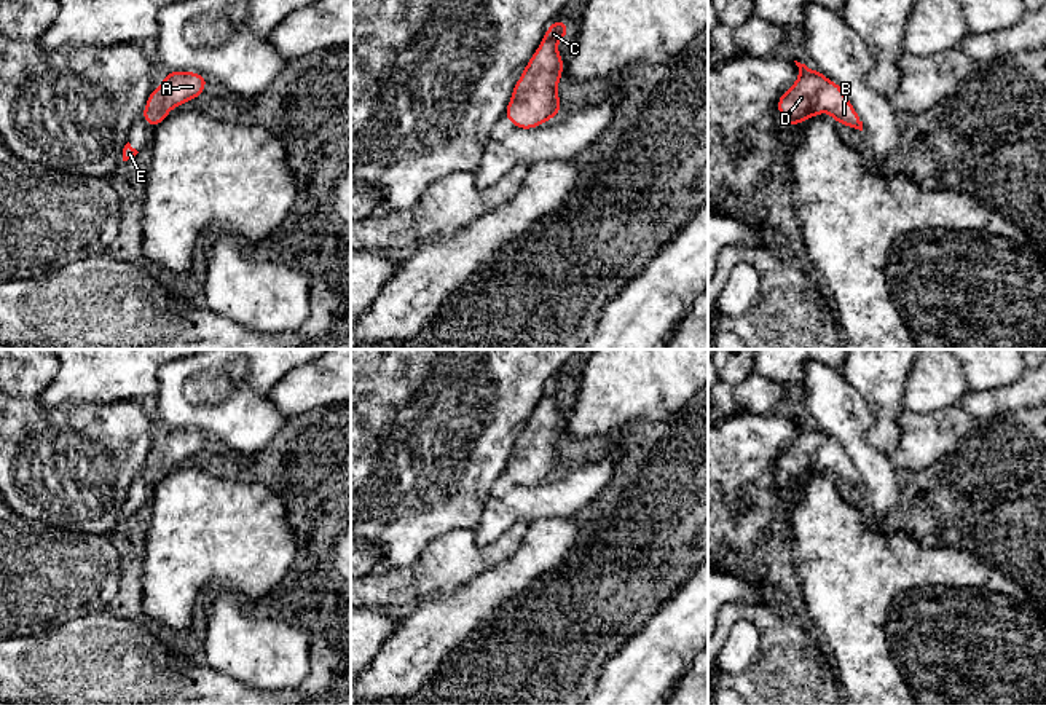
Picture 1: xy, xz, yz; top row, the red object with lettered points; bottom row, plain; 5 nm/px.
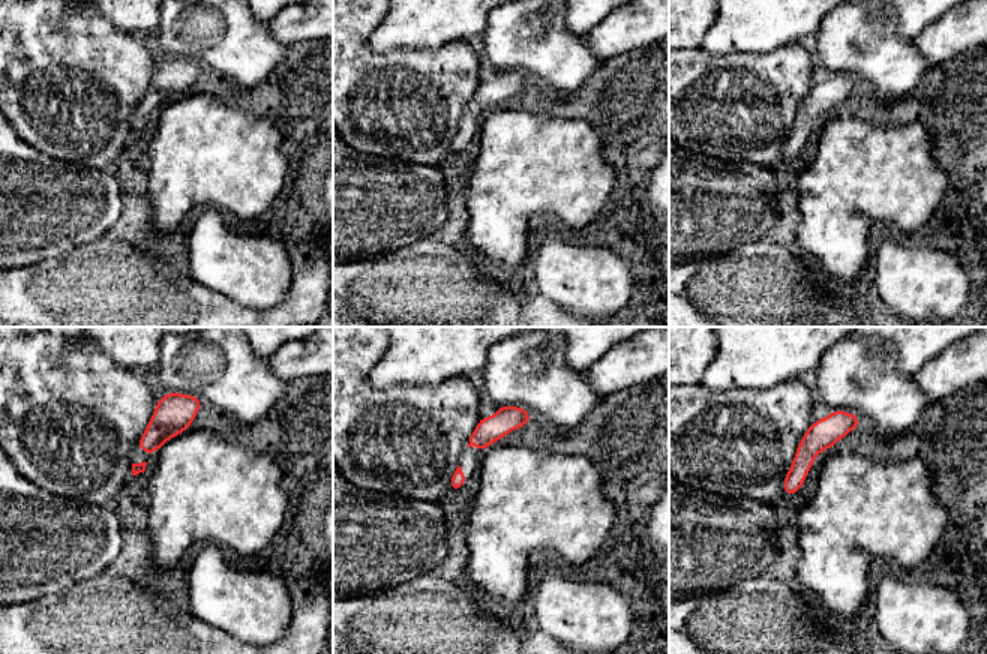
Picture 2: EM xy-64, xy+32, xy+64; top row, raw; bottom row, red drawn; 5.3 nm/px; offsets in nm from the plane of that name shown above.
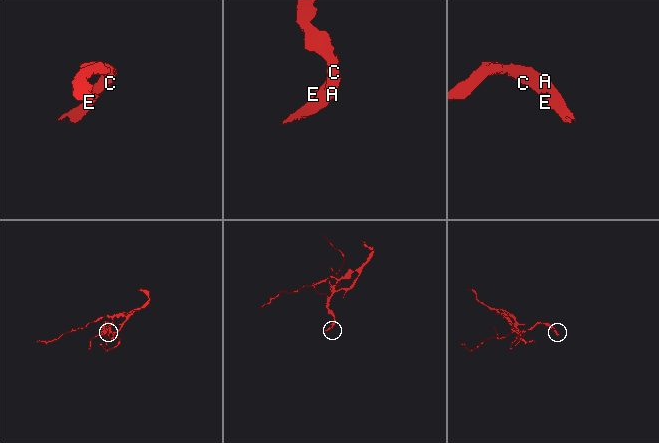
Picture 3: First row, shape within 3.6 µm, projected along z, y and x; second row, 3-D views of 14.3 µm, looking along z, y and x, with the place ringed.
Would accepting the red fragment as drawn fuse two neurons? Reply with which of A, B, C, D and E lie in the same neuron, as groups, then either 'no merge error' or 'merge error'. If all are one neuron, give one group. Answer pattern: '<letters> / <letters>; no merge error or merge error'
A B C D E; no merge error

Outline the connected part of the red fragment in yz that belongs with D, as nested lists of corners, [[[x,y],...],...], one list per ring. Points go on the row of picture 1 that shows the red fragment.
[[[794,62],[799,67],[799,78],[777,104],[786,126],[796,126],[826,112],[836,123],[863,131],[861,118],[837,83],[805,64]]]

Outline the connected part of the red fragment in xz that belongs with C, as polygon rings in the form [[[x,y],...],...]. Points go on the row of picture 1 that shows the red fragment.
[[[566,21],[550,24],[518,78],[504,113],[515,128],[533,129],[560,113],[558,81],[564,62],[558,53],[558,40],[566,35]]]

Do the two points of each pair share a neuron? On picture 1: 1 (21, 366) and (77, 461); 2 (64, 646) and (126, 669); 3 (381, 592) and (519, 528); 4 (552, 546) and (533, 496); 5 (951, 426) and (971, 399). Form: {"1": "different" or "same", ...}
{"1": "same", "2": "same", "3": "same", "4": "different", "5": "different"}

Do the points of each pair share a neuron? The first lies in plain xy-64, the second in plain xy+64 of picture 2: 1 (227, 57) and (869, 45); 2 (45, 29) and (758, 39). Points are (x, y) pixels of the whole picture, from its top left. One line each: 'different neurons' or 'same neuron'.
1: same neuron
2: different neurons

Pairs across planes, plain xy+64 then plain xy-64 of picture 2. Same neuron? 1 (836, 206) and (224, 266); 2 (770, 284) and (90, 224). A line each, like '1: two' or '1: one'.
1: two
2: two

